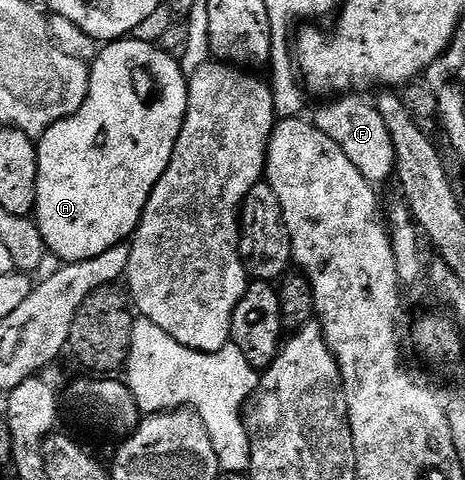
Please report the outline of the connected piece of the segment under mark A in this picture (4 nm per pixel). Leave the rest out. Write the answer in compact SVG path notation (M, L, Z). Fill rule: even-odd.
M120 39L104 44L99 50L98 57L90 62L89 72L91 78L85 103L81 103L81 107L73 115L50 125L37 141L39 166L37 167L37 199L35 200L33 220L39 226L48 250L54 256L56 253L60 257L58 260L63 263L93 259L134 237L135 229L139 225L141 215L145 211L145 203L149 199L153 187L157 187L157 179L161 179L161 175L165 175L165 167L169 167L169 159L173 159L173 147L177 143L177 135L181 135L181 127L187 114L188 78L184 74L182 64L159 48L158 44L134 39Z

